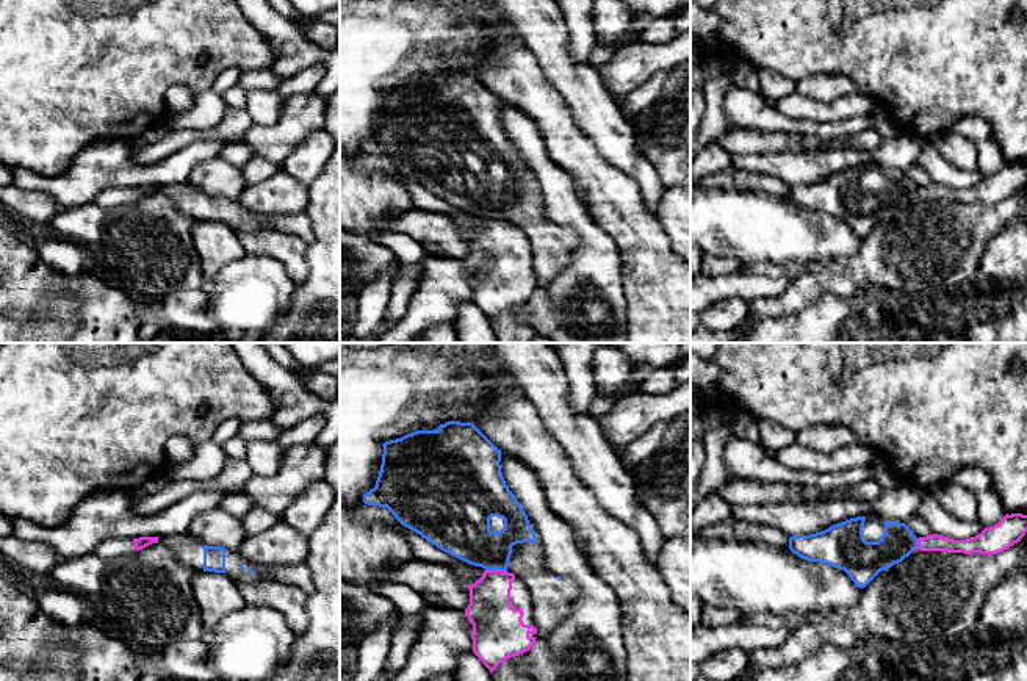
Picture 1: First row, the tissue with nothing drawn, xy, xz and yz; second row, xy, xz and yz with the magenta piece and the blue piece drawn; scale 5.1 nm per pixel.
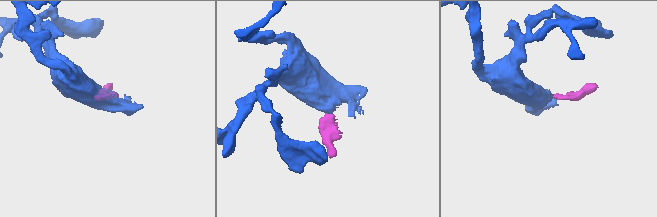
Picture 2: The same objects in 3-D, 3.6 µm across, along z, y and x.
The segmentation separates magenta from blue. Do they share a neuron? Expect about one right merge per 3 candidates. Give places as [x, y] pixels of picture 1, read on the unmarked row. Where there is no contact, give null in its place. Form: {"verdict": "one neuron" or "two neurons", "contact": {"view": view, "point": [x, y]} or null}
{"verdict": "two neurons", "contact": {"view": "xz", "point": [497, 219]}}

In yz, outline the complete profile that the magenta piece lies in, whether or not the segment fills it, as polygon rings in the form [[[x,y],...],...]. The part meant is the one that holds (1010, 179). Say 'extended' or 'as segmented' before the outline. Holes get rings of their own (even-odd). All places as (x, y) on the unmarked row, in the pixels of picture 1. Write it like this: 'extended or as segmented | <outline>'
as segmented | [[[1011,163],[1005,164],[997,174],[985,177],[978,185],[966,189],[953,189],[938,183],[917,188],[917,197],[921,200],[947,200],[947,202],[980,202],[997,204],[1014,193],[1027,182],[1027,164]]]

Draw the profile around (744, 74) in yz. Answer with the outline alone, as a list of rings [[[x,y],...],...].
[[[741,55],[723,56],[723,63],[736,83],[741,88],[759,92],[759,69],[745,61]]]

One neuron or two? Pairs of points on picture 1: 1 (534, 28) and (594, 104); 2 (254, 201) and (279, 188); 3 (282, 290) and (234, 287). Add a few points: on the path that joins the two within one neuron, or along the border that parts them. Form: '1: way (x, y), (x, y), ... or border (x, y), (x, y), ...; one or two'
1: way (550, 47), (556, 64), (576, 85); one
2: way (260, 201), (273, 194); one
3: way (270, 290), (246, 290); one

